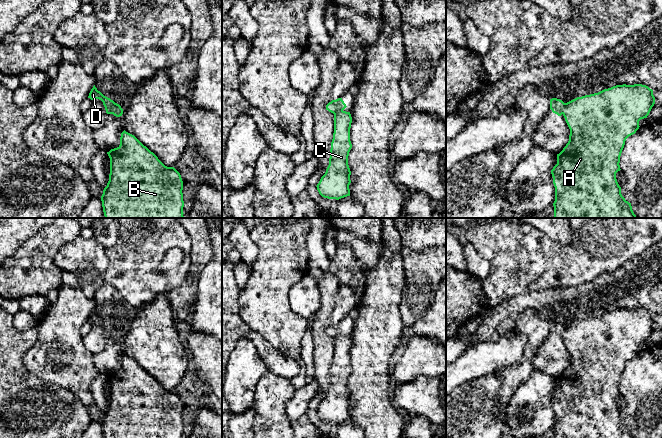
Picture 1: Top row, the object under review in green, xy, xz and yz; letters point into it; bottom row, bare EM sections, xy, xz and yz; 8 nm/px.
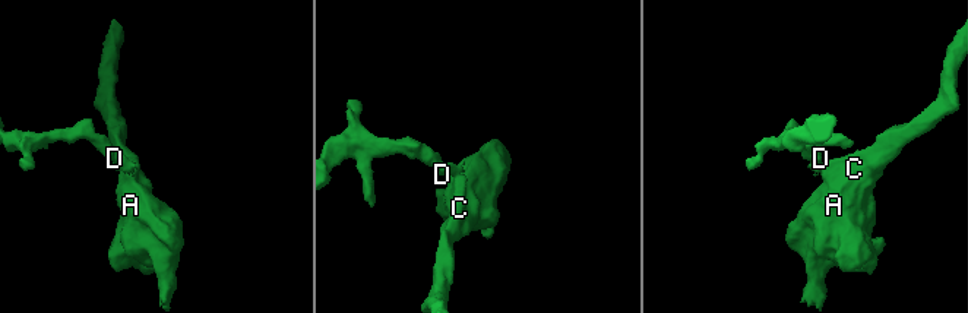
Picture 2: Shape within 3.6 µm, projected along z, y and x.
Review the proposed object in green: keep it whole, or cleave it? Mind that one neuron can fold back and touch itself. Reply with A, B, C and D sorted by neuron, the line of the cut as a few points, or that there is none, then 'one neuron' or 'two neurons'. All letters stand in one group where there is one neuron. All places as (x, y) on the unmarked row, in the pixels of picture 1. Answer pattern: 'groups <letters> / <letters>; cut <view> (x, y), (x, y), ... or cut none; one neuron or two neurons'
groups A B C / D; cut xy (119, 329), (114, 332), (112, 337); two neurons

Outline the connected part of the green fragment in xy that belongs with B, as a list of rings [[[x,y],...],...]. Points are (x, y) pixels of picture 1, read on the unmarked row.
[[[124,354],[120,369],[107,378],[110,398],[101,420],[104,438],[184,438],[180,397],[174,391],[165,390],[134,359]]]

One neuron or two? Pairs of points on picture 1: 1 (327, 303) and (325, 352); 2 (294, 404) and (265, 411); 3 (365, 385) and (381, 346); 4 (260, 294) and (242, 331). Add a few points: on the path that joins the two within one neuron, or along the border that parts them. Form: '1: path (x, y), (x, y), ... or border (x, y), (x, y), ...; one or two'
1: path (323, 315), (321, 340); one
2: border (296, 389), (286, 407), (286, 414), (291, 421); two
3: path (370, 375), (371, 356); one
4: border (237, 302), (240, 318), (264, 339); two

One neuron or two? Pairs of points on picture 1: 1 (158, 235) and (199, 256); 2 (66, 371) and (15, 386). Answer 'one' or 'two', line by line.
1: two
2: two

